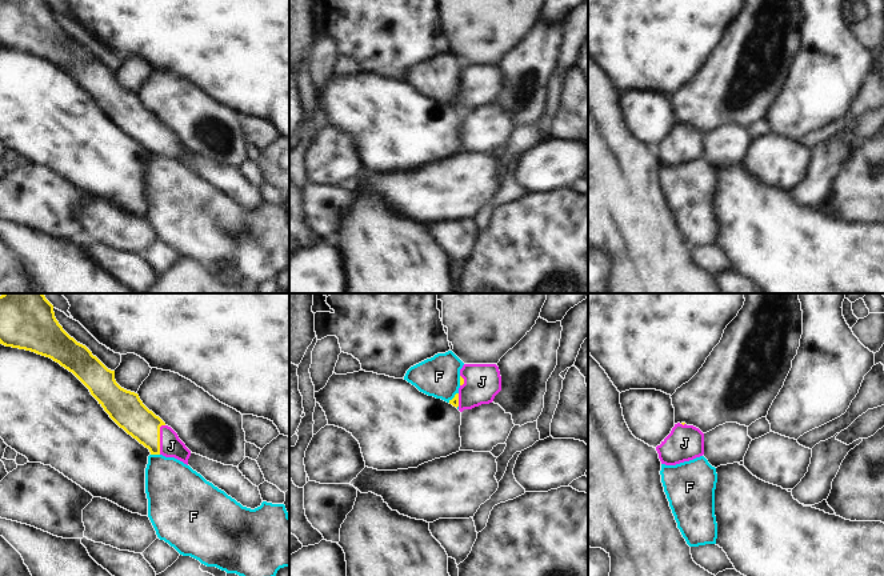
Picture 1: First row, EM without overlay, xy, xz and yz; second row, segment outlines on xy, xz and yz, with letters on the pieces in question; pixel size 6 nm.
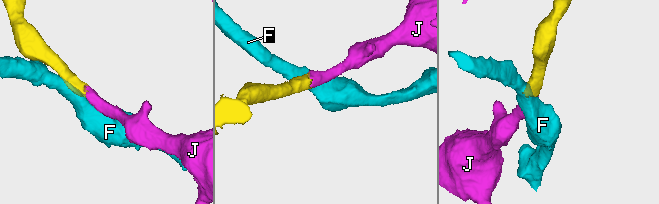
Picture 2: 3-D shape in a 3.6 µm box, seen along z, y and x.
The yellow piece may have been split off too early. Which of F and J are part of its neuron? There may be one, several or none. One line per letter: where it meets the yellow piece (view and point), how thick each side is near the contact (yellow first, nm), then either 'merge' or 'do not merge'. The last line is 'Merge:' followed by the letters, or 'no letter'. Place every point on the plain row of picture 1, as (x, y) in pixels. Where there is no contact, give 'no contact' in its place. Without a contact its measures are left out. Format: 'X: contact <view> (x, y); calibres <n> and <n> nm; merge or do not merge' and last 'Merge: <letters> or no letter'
F: contact xy (155, 155); calibres 190 and 340 nm; do not merge
J: contact xy (159, 140); calibres 200 and 140 nm; merge
Merge: J

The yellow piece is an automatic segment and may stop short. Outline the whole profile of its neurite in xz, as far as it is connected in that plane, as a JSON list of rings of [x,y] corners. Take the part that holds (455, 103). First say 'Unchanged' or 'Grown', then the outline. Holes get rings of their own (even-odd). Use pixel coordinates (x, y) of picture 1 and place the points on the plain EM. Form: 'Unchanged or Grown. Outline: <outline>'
Grown. Outline: [[[464,65],[460,71],[460,89],[449,105],[460,113],[489,105],[501,92],[501,77],[496,65]]]

